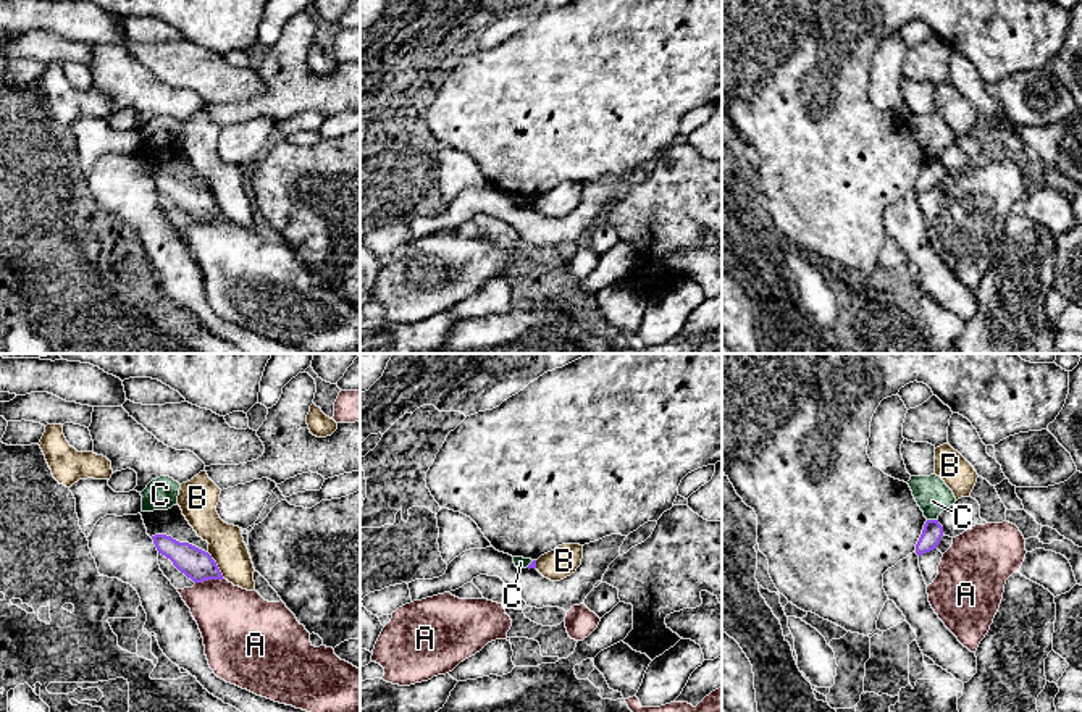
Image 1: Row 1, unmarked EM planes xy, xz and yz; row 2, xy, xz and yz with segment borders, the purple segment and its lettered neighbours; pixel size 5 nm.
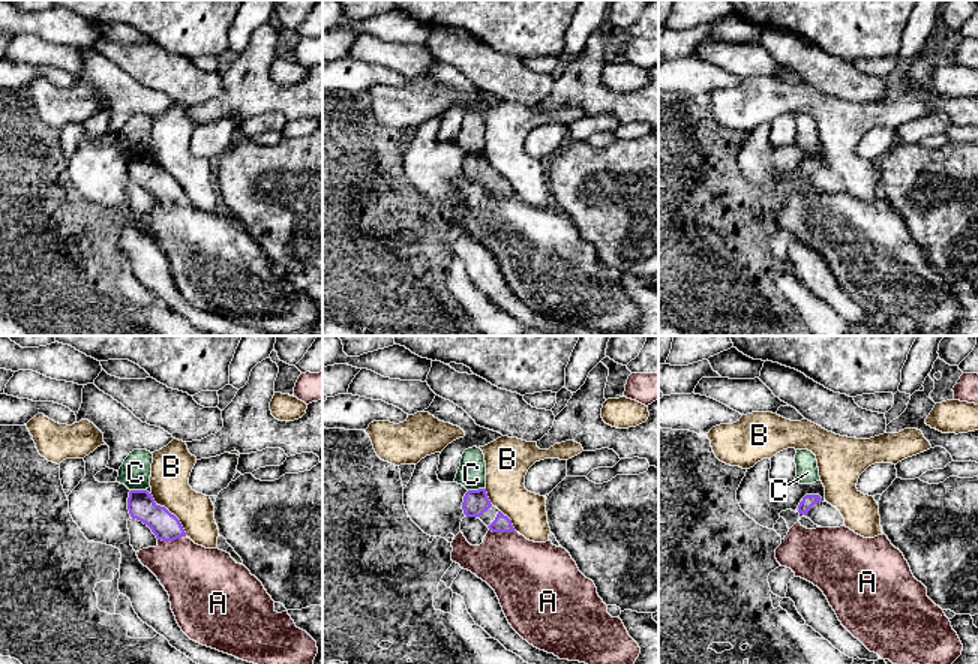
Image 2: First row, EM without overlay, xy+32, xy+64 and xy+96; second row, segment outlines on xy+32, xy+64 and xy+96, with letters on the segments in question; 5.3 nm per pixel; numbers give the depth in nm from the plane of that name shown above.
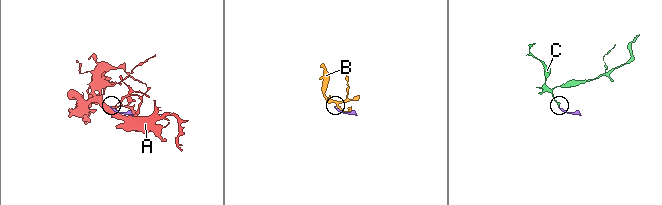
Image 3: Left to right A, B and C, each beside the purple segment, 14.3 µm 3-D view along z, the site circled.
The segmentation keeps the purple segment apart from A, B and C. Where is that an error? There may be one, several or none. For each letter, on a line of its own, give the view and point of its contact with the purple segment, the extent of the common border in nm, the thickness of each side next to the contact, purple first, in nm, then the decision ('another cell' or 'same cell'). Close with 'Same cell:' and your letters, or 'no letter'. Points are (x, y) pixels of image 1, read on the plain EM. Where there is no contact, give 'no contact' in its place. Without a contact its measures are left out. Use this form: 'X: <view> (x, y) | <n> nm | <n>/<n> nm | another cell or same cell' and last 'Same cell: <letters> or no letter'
A: xy (209, 217) | 150 nm | 160/340 nm | another cell
B: xy (217, 204) | 160 nm | 160/180 nm | another cell
C: yz (932, 159) | 50 nm | 100/170 nm | another cell
Same cell: no letter

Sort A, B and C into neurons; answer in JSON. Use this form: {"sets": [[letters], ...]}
{"sets": [["A"], ["B"], ["C"]]}

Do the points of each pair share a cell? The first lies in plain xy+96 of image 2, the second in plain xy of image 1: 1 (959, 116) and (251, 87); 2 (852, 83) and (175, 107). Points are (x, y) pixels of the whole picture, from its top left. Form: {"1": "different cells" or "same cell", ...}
{"1": "different cells", "2": "different cells"}

